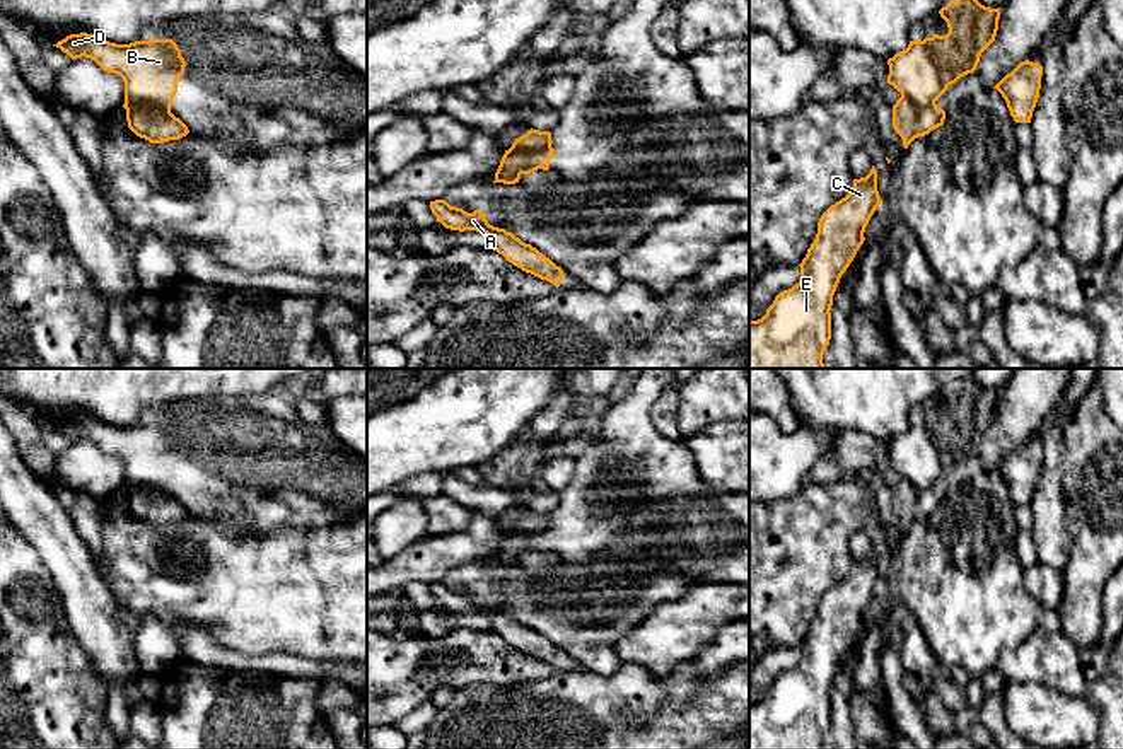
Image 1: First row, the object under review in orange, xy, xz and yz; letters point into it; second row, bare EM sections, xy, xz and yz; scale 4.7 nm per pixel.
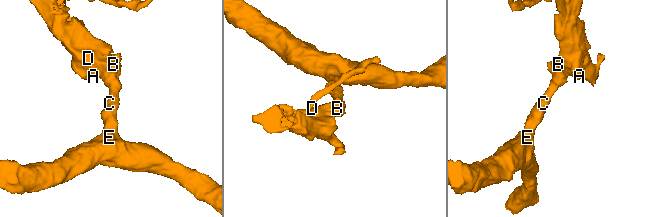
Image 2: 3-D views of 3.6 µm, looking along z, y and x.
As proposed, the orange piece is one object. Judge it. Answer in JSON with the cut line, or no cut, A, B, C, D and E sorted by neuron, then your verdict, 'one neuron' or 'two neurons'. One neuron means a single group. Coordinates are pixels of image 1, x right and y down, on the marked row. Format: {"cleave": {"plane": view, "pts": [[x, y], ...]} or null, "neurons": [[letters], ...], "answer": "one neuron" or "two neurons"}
{"cleave": {"plane": "xy", "pts": [[127, 108], [152, 104], [169, 111]]}, "neurons": [["A", "B", "D"], ["C", "E"]], "answer": "two neurons"}

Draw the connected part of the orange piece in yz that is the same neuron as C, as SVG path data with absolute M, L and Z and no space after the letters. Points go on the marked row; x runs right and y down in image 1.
M877 171L853 179L845 198L831 205L818 222L818 234L800 266L800 280L780 292L766 314L749 321L749 369L824 369L823 355L831 340L831 305L841 275L864 244L865 227L882 203L877 191Z

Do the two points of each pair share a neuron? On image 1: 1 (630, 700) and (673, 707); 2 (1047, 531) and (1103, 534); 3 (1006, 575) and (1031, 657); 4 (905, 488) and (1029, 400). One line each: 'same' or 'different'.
1: same
2: different
3: different
4: same

